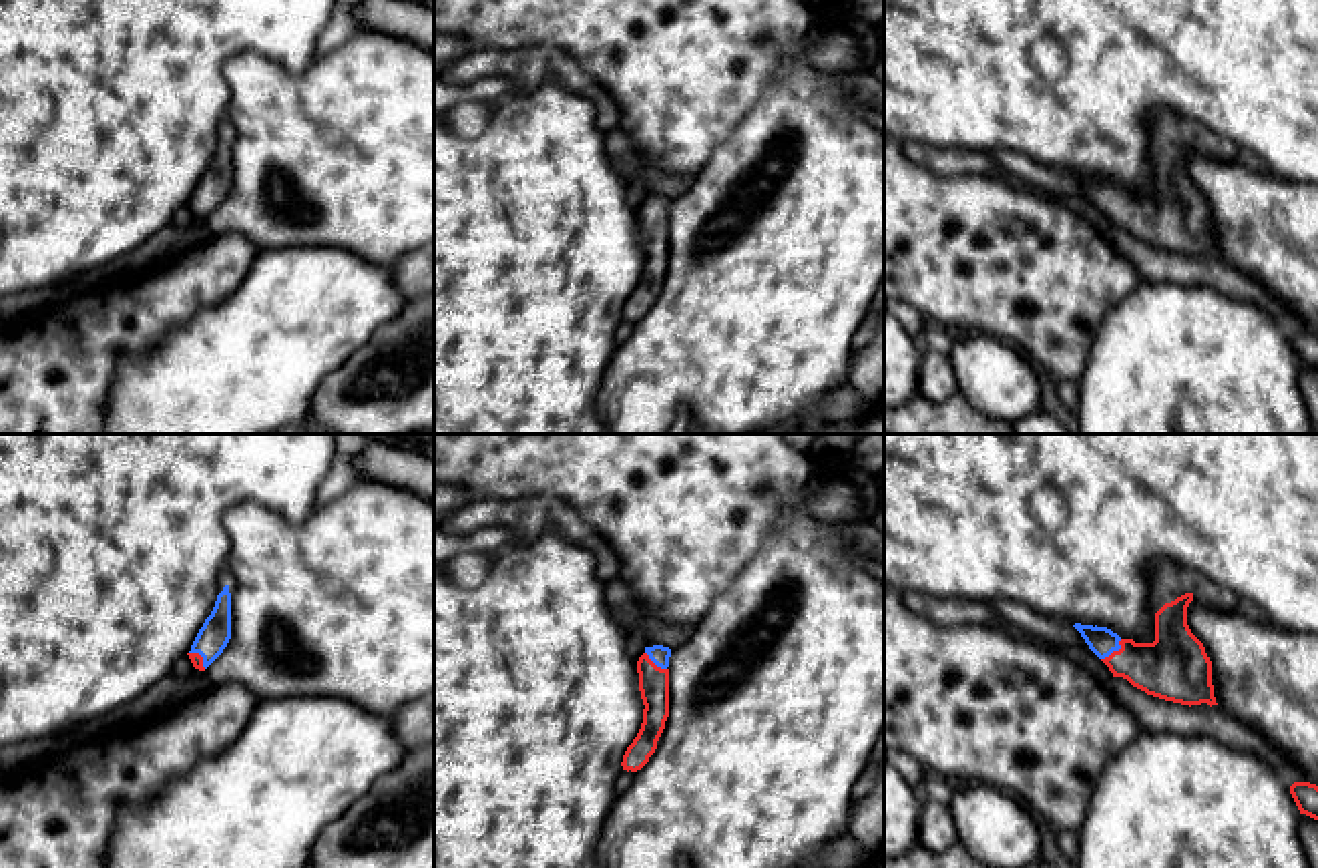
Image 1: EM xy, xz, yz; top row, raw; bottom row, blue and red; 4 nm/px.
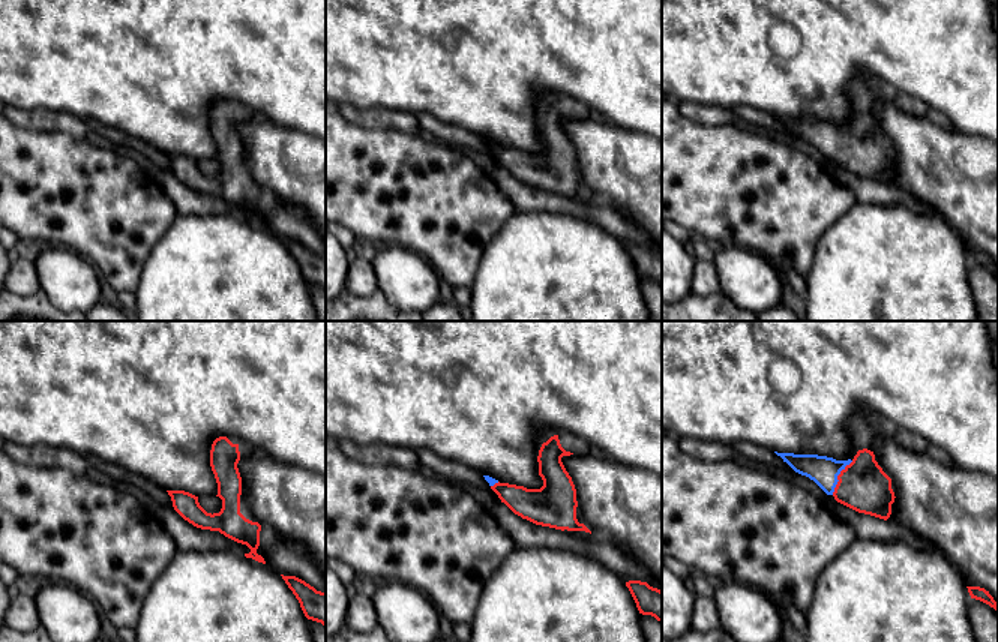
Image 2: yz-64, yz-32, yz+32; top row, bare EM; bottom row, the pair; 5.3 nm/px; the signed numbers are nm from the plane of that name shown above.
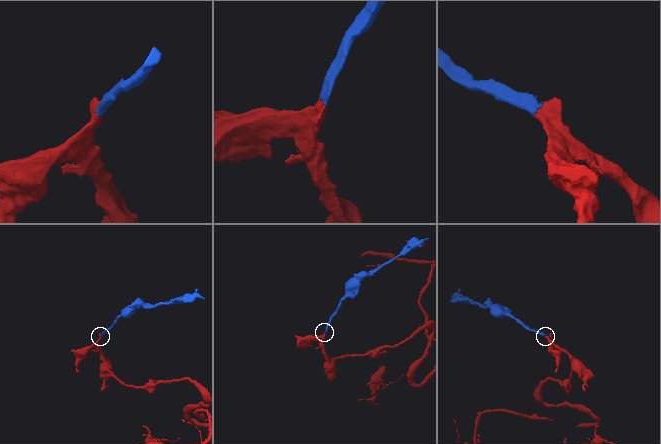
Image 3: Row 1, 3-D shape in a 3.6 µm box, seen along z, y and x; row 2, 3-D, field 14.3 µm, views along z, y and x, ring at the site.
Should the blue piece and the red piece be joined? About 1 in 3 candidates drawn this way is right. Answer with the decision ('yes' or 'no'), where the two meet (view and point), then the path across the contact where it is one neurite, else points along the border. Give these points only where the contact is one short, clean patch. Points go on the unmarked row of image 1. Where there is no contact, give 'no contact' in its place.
yes; meets blue in yz at (1114, 199); runs through yz (1102, 191), (1114, 199), (1144, 215), (1172, 218)

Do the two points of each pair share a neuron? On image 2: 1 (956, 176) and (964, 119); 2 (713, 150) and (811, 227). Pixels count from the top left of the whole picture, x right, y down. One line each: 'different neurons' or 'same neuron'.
1: different neurons
2: same neuron

